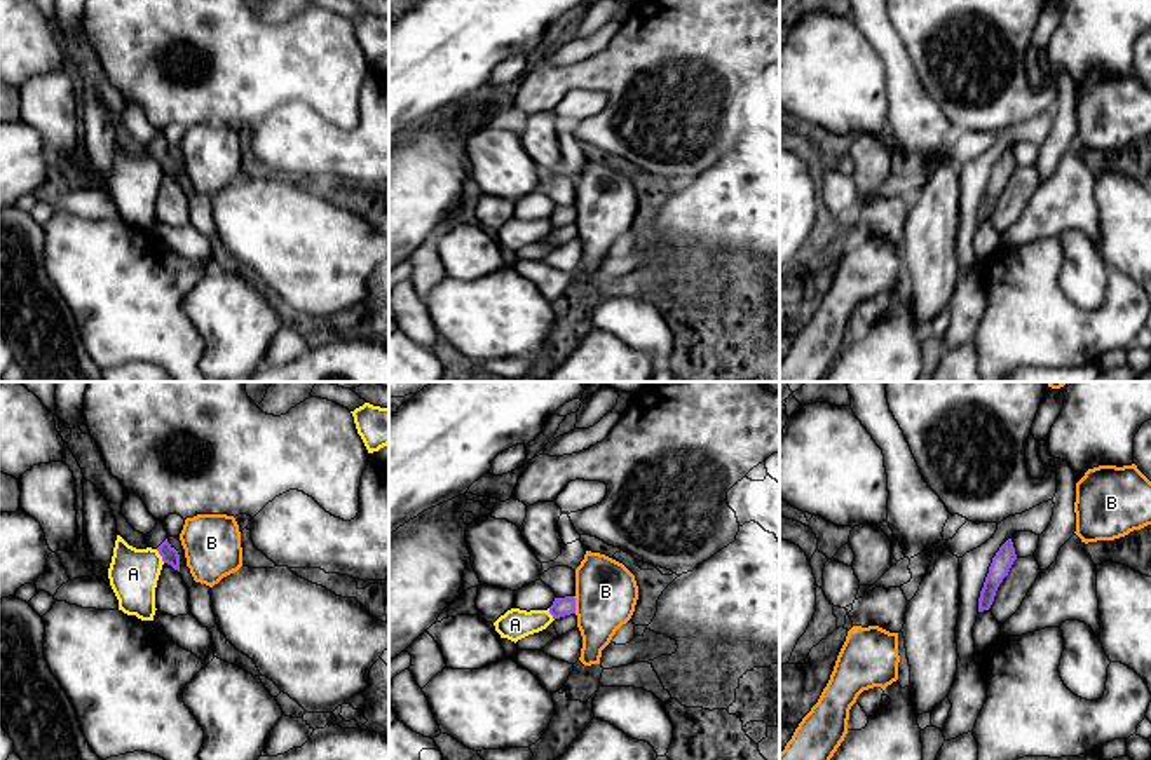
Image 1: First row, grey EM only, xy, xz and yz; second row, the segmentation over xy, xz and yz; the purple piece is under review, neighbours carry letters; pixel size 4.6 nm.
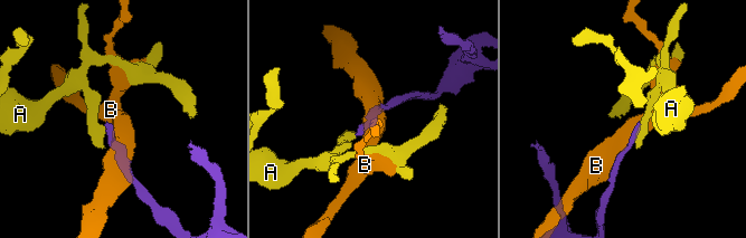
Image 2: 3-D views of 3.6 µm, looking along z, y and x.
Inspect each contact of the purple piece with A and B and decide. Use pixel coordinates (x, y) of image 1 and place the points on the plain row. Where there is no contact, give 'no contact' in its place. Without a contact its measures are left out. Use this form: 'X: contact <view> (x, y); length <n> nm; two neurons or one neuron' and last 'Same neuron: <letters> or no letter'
A: contact xy (161, 164); length 80 nm; two neurons
B: contact xz (574, 215); length 80 nm; two neurons
Same neuron: no letter

